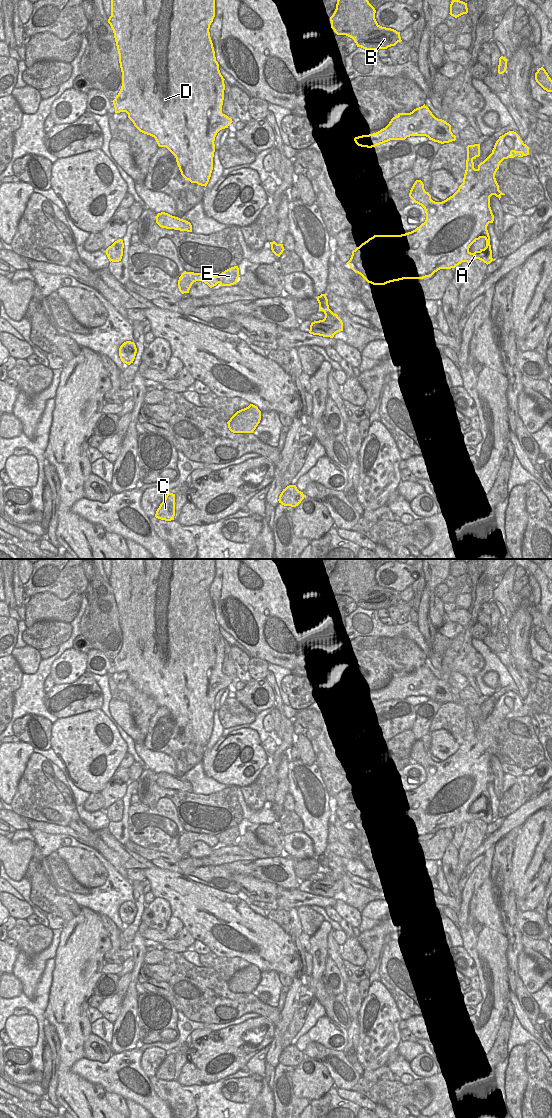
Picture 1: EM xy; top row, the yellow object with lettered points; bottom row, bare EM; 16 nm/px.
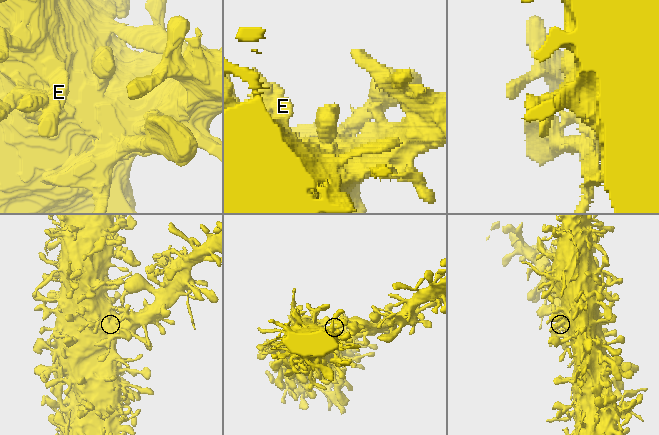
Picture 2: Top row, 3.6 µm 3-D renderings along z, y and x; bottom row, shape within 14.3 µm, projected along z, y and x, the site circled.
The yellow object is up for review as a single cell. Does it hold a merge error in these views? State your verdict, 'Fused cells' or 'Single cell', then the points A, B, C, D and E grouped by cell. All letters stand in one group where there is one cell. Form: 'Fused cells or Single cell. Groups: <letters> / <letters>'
Single cell. Groups: A B C D E.

